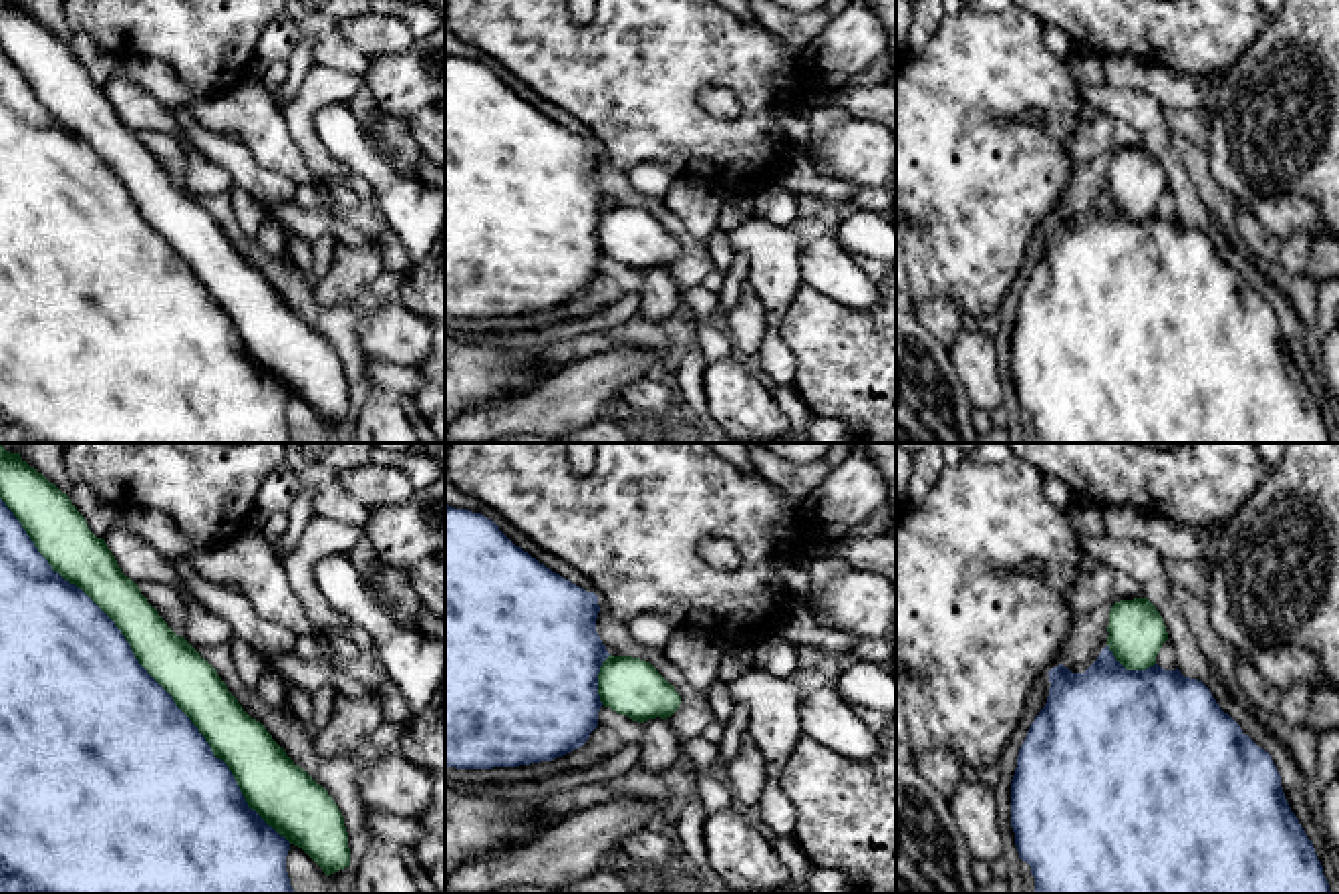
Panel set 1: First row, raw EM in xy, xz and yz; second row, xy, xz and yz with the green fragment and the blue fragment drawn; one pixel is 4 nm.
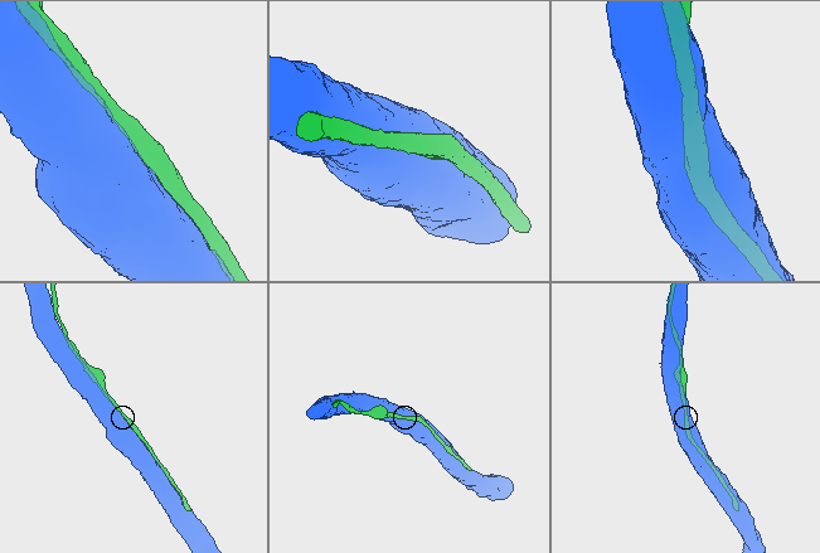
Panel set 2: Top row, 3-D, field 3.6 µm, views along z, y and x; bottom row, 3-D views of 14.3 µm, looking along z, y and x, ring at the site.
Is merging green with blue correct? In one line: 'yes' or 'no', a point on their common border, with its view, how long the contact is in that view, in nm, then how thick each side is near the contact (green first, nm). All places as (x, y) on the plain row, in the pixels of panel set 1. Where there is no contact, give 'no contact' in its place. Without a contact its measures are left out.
yes | xy (147, 220) | 1800 nm | 200/500 nm

